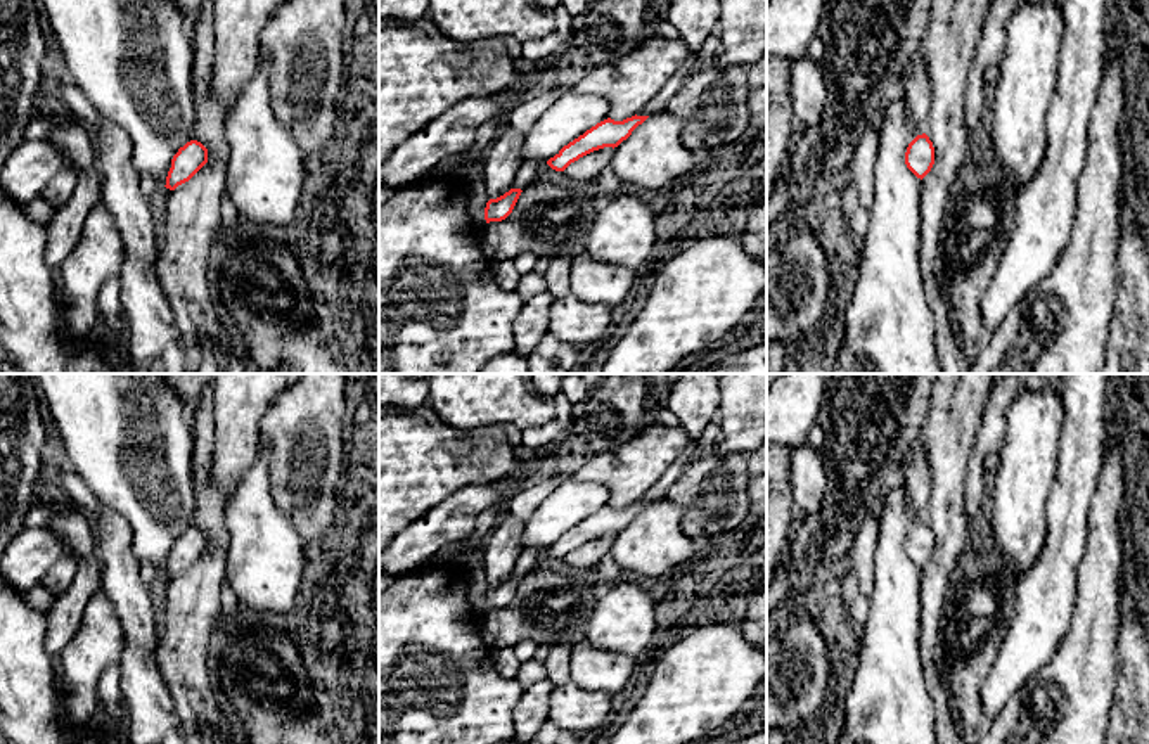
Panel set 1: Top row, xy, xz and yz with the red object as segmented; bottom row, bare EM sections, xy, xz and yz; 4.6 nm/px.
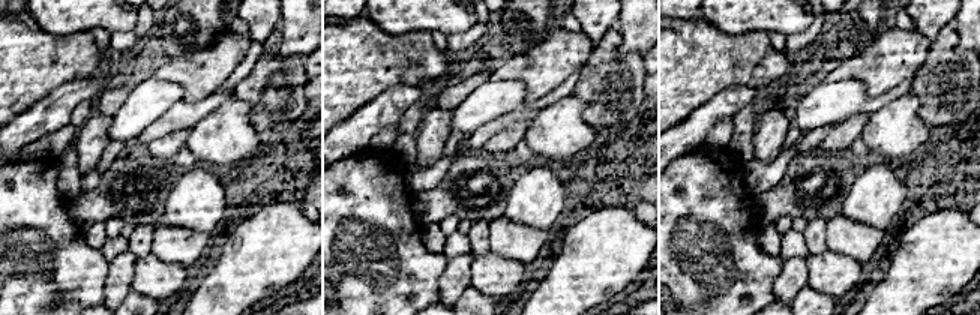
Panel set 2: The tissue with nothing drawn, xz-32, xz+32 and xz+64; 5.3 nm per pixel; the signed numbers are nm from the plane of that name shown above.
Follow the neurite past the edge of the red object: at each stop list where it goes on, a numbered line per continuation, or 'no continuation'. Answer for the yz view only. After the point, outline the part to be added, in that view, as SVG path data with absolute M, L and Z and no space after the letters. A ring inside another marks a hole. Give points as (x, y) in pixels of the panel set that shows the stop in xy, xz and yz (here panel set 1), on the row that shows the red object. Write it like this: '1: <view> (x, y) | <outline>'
no continuation

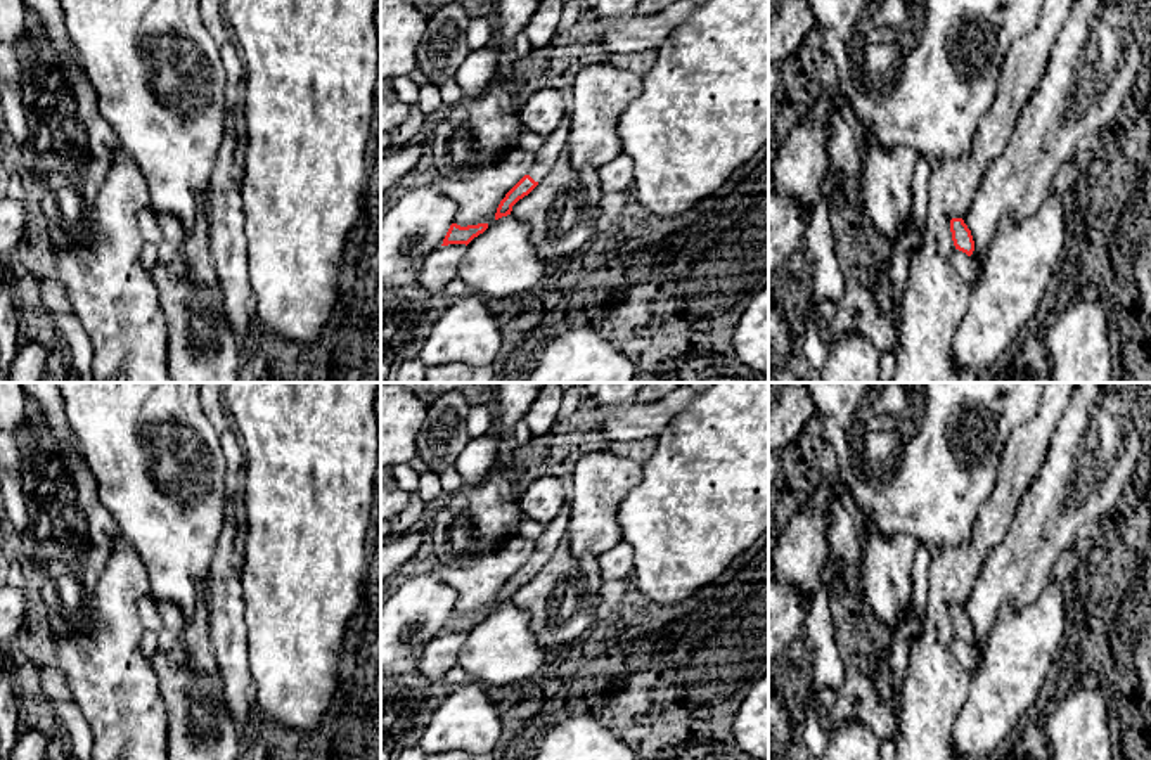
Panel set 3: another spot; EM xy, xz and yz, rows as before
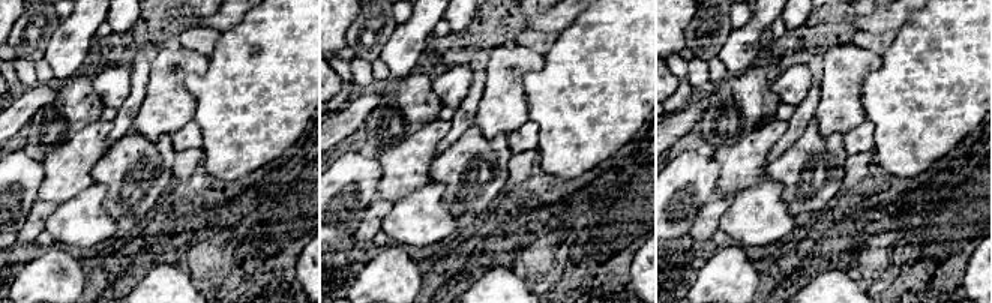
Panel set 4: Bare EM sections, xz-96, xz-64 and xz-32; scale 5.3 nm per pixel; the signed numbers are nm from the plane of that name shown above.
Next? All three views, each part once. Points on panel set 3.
1: xz (554, 144) | M566 116L559 126L543 140L543 145L535 152L535 163L530 177L540 182L556 164L559 154L566 149L569 137L569 118Z

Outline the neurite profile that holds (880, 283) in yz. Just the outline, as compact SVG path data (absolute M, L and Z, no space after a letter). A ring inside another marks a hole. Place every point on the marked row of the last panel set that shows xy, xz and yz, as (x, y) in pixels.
M886 261L879 270L871 268L872 275L869 289L879 312L884 317L900 322L900 308L895 305L890 291L890 277L888 277L890 267L891 261Z

